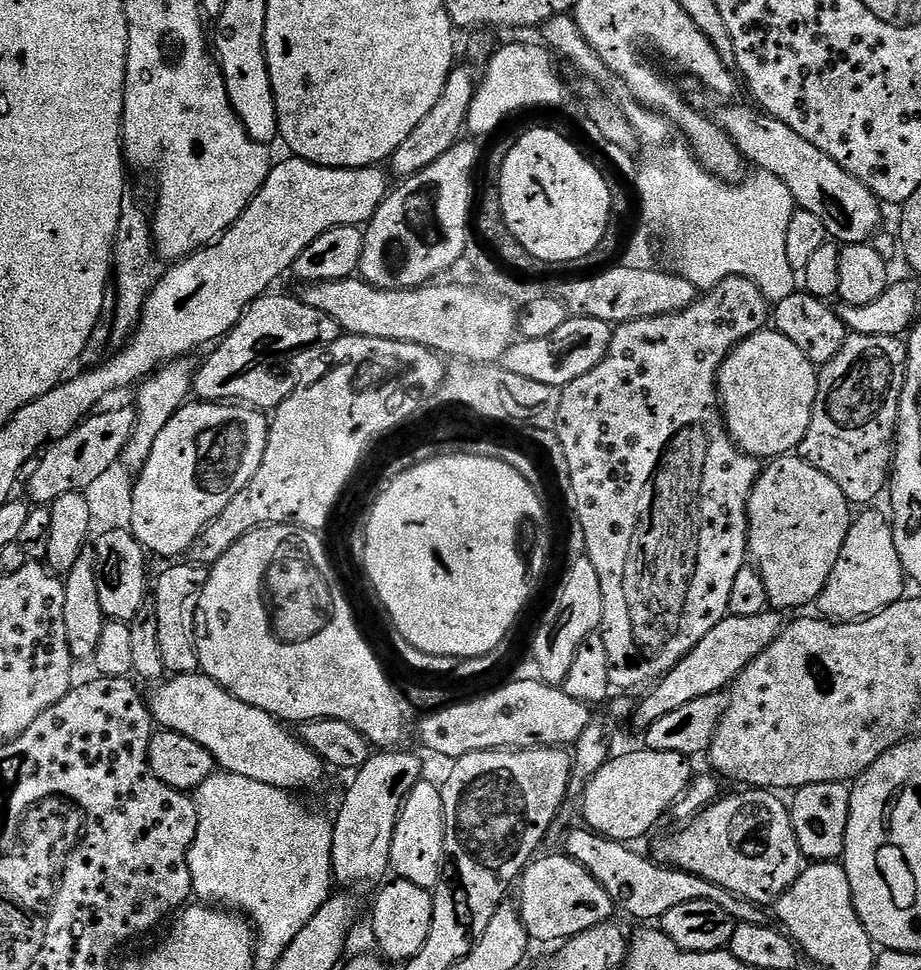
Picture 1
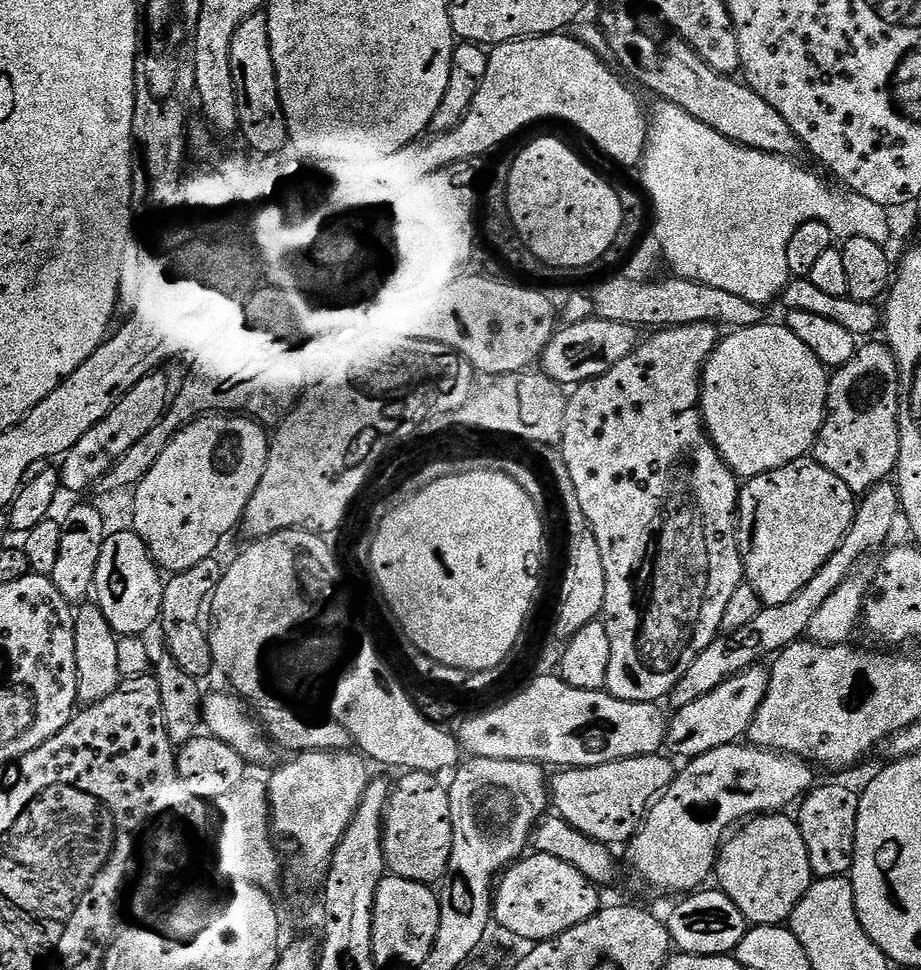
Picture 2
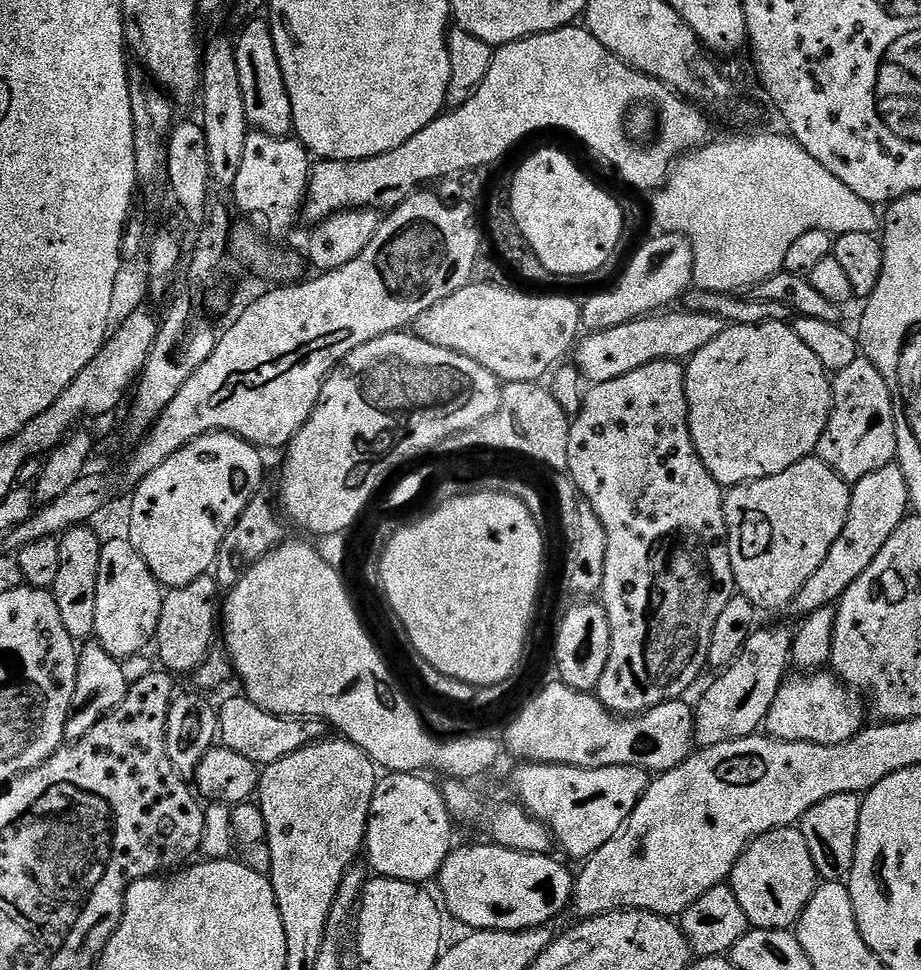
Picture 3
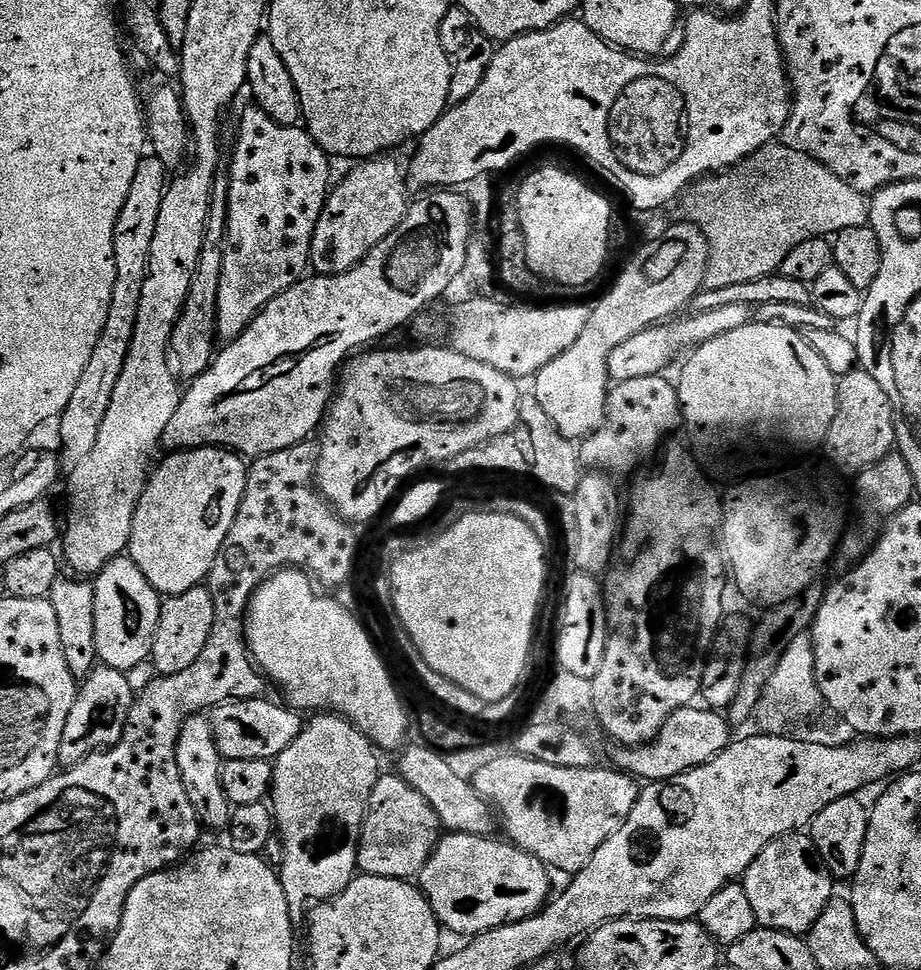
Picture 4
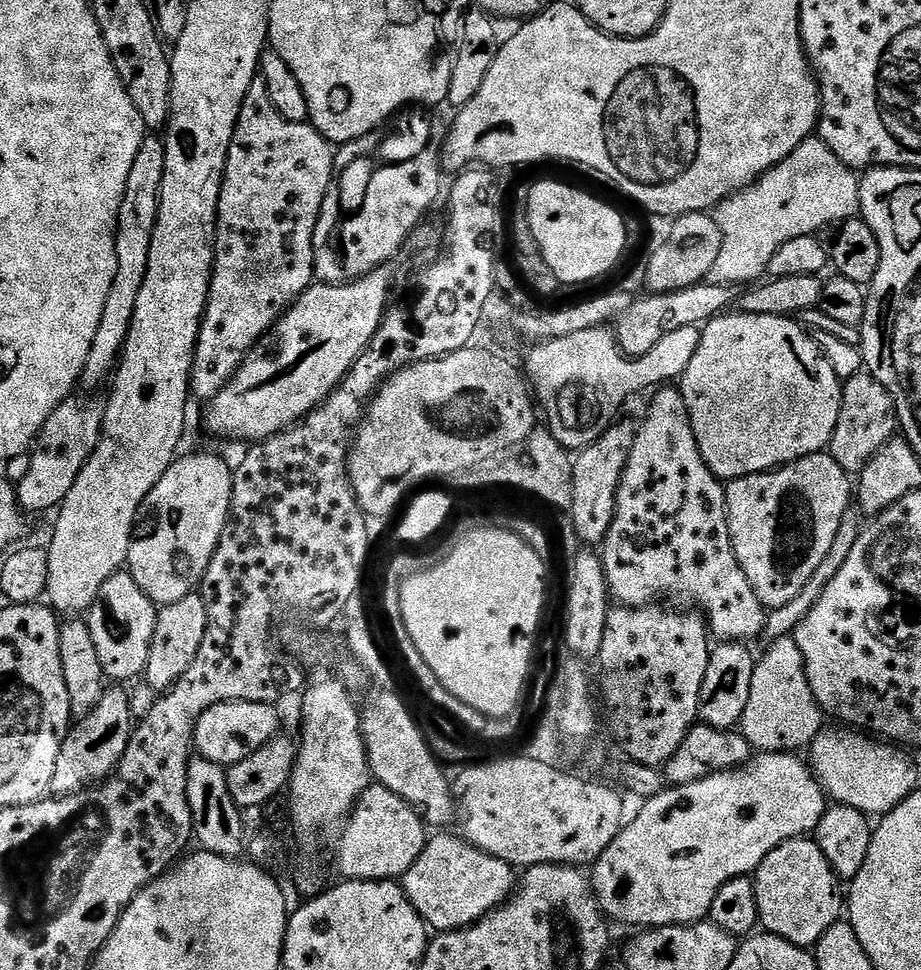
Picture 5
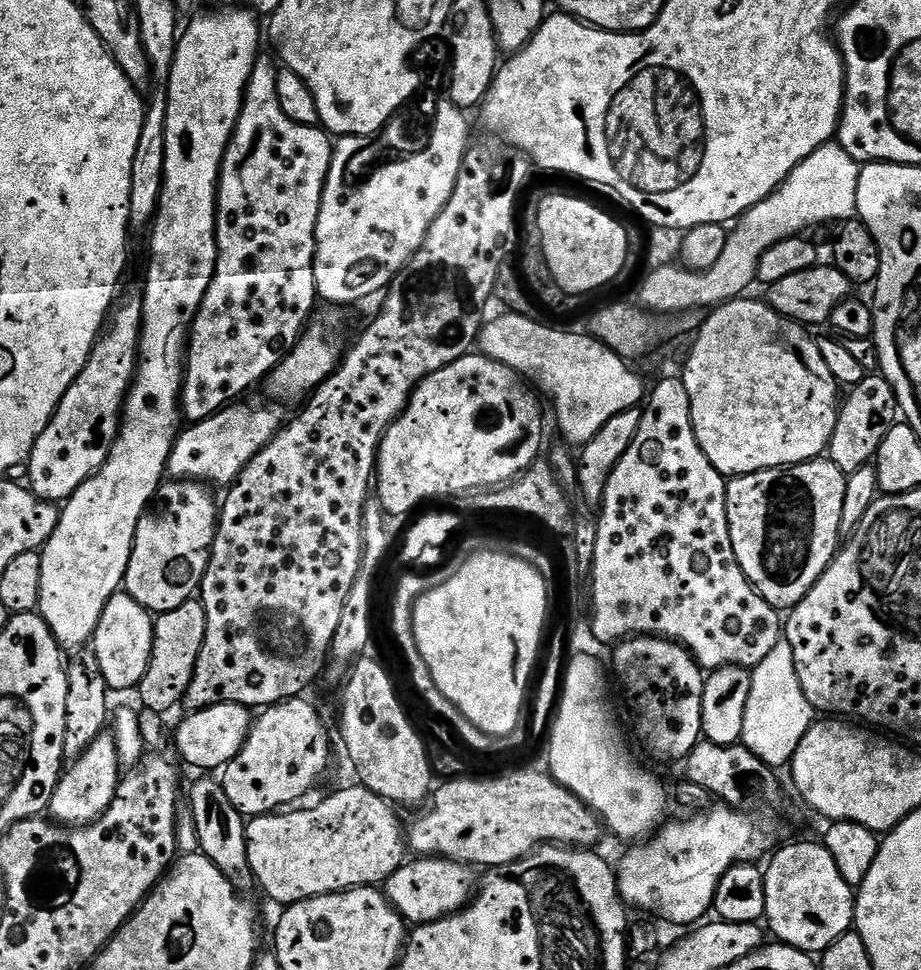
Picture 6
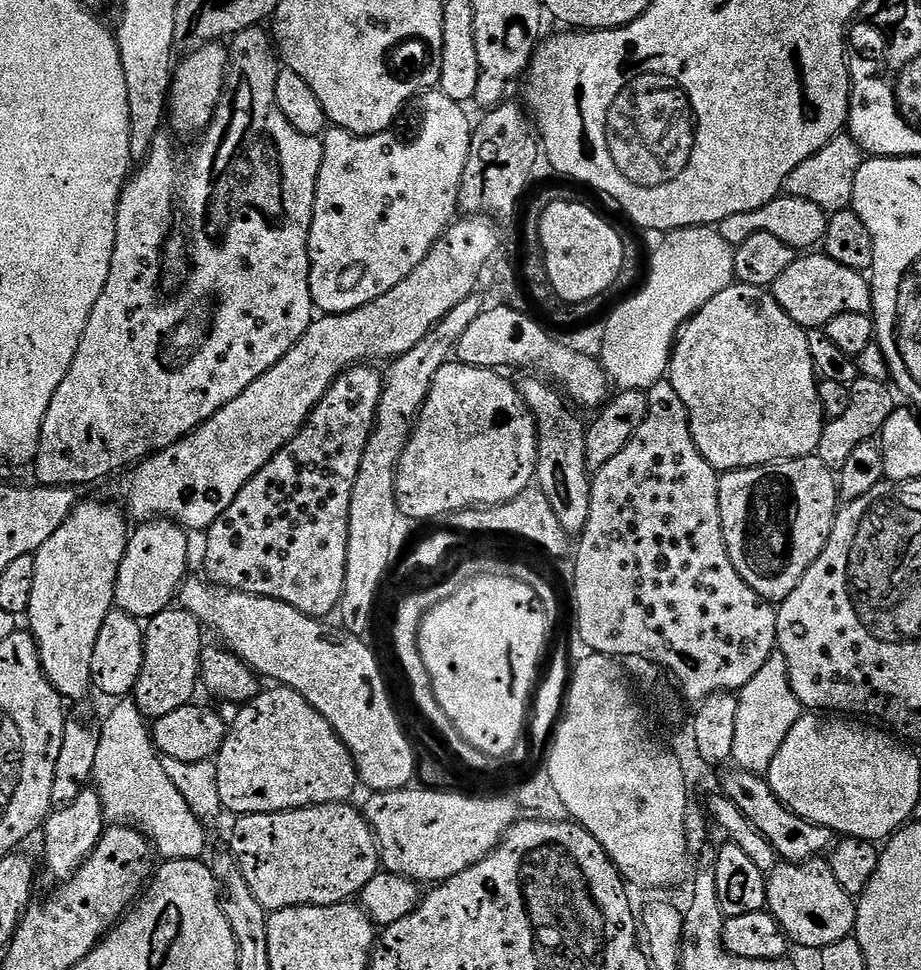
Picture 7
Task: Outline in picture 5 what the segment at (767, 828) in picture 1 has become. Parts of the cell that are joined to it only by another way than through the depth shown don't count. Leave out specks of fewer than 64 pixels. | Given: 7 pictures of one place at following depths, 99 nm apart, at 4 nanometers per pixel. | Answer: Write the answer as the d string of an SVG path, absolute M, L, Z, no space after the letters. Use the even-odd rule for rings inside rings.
M801 838L782 842L757 867L754 873L758 898L759 927L778 938L786 938L799 948L811 949L826 930L842 920L842 887L836 871L826 862L826 854L815 839Z

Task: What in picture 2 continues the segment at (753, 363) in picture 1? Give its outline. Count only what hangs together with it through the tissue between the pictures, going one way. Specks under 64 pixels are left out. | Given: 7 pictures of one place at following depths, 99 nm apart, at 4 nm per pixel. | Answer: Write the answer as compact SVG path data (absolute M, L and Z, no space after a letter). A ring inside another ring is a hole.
M765 322L749 328L737 328L727 334L729 336L725 335L721 339L720 343L716 345L716 349L710 354L710 358L704 363L704 374L700 378L700 415L704 421L704 428L708 432L708 437L711 438L718 454L724 459L728 469L738 478L761 476L770 470L778 470L795 460L805 459L811 453L812 447L816 444L816 439L820 436L820 431L824 425L824 416L828 412L829 369L824 367L818 354L814 354L814 350L810 350L810 346L804 345L798 339L798 334L791 332L783 323Z

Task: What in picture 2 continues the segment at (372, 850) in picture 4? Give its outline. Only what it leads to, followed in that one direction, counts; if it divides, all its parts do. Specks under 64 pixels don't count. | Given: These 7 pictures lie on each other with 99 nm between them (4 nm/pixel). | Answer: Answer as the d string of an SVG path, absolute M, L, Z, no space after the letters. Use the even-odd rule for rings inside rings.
M405 771L400 781L391 785L388 806L384 811L383 846L385 866L391 875L410 882L435 885L445 879L454 842L450 822L450 798L439 775Z

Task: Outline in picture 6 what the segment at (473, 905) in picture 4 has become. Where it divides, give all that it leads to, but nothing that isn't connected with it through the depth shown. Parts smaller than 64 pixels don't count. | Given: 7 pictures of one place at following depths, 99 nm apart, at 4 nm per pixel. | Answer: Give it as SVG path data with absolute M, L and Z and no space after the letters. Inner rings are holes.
M438 856L427 858L416 858L416 861L406 862L397 870L388 881L386 881L386 895L388 901L392 903L396 913L405 922L412 926L429 924L435 920L441 920L447 916L453 916L473 899L474 889L478 880L472 877L473 869L467 864L459 864L457 860L445 860Z

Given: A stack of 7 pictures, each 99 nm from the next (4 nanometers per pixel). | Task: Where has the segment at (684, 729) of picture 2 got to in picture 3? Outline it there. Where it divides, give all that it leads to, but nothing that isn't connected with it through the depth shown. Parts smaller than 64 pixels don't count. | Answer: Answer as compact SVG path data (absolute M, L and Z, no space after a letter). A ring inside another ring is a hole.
M782 626L757 629L746 642L743 654L704 692L695 705L696 744L701 749L738 738L757 735L767 719L770 706L784 683L791 663L795 633Z

